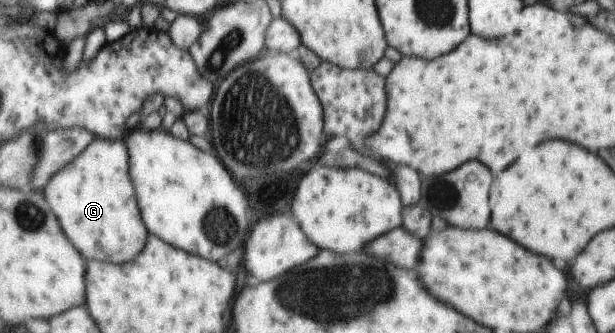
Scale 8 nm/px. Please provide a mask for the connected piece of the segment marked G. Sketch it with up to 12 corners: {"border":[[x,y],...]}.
{"border":[[97,137],[43,192],[87,260],[148,246],[125,139]]}

